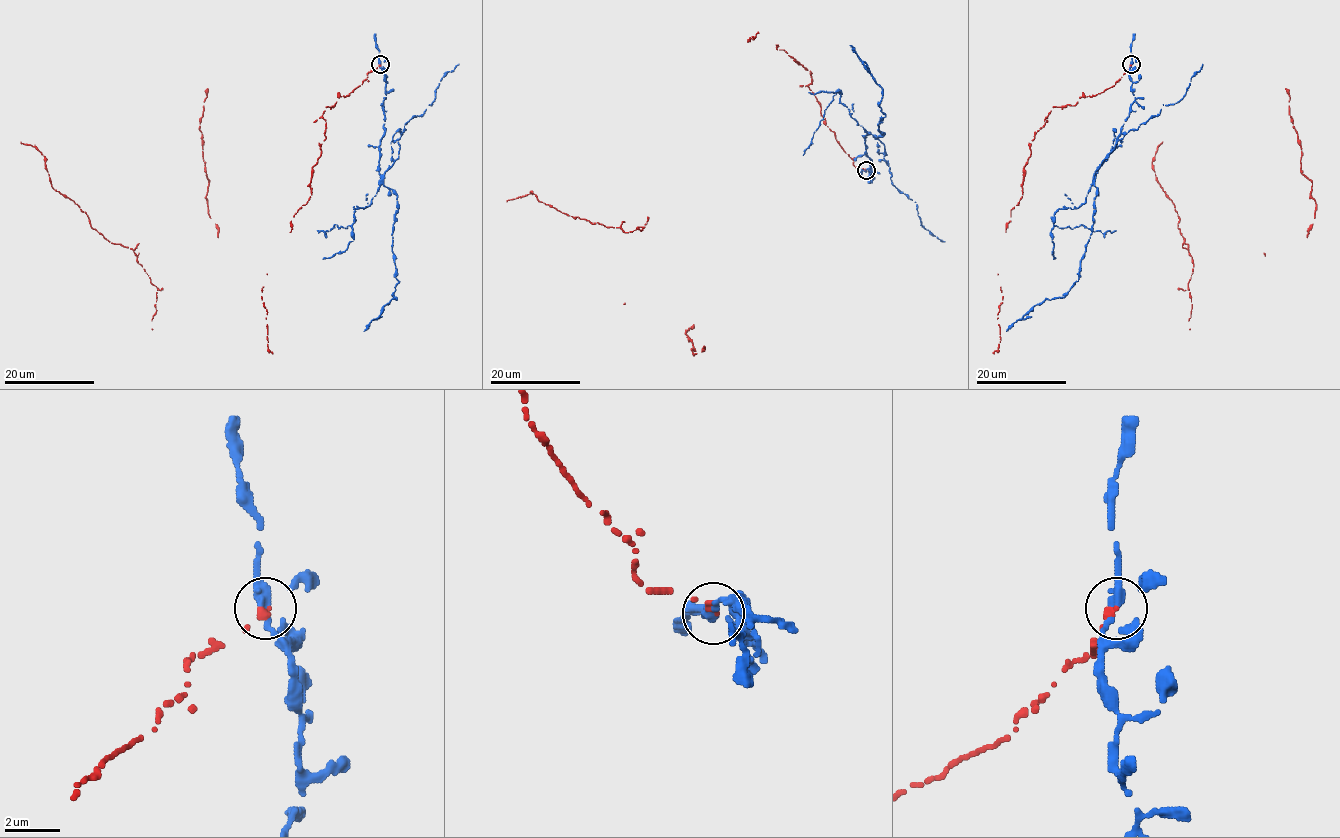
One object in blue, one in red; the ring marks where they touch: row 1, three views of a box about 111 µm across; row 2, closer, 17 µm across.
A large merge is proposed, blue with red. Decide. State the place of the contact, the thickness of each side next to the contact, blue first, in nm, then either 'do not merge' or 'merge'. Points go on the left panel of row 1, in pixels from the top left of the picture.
at (380, 64); 320 nm thick on the blue side, 240 nm on the other; do not merge

